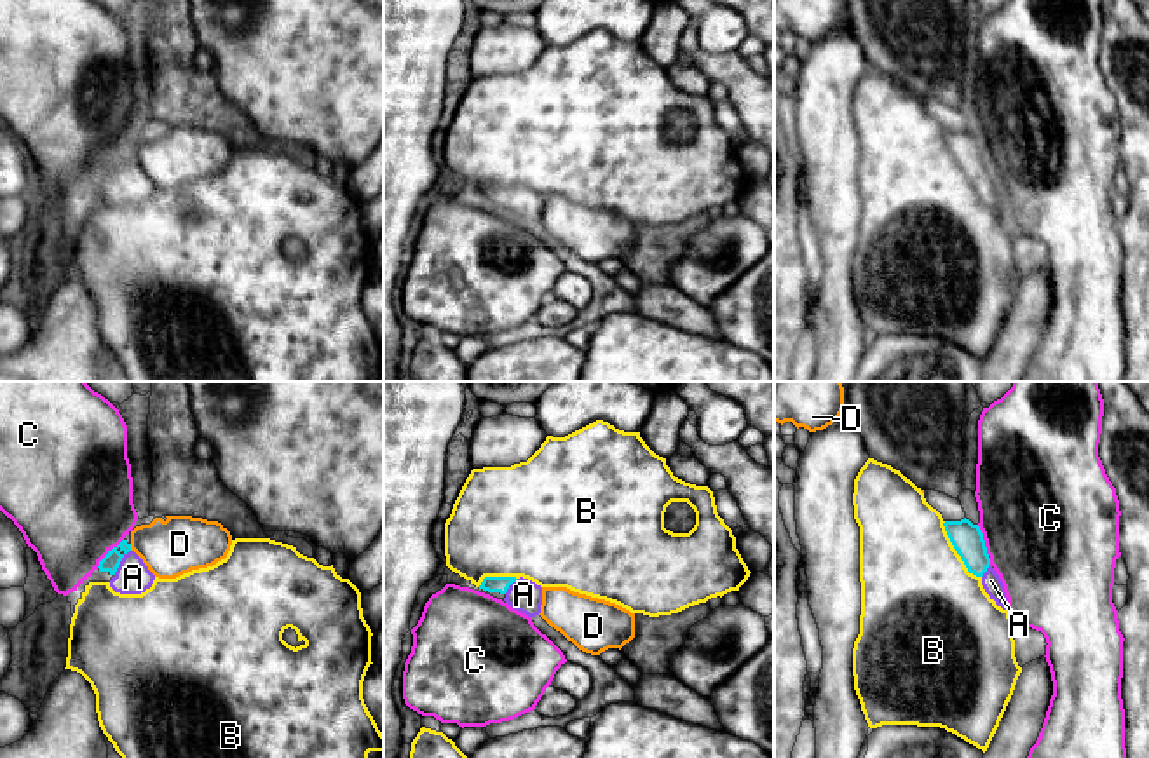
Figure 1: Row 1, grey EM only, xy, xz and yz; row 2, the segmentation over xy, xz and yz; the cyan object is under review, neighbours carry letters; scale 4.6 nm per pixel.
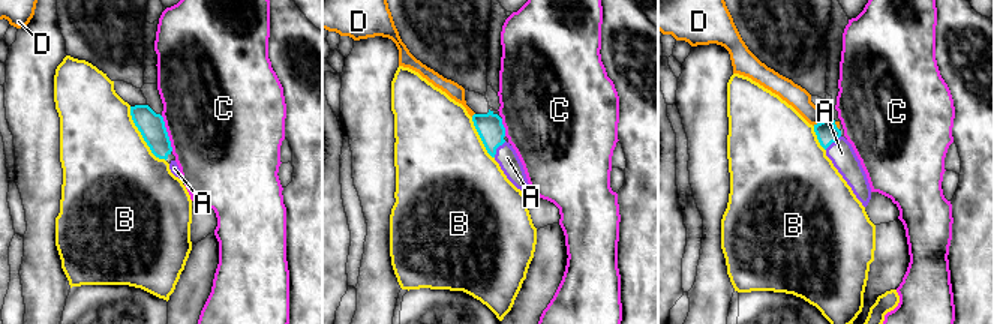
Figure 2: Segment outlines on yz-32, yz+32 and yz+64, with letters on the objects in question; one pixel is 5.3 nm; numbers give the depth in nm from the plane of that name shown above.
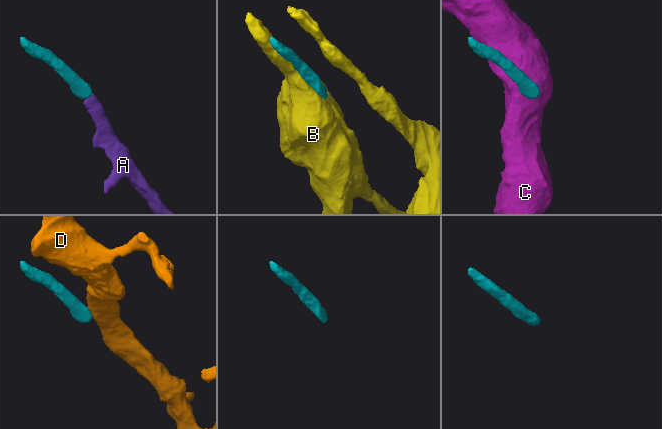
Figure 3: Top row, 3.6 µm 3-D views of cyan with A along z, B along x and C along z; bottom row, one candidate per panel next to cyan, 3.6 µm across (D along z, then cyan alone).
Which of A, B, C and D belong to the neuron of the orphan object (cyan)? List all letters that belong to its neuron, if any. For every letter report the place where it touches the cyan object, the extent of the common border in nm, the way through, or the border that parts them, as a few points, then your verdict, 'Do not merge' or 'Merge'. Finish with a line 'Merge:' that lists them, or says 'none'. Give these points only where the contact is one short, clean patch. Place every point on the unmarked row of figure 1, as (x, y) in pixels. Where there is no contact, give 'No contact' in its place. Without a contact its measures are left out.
A: Touches cyan at xy (121, 169). Shared border 140 nm. Path across: xy (112, 169), (121, 169), (133, 187). Merge
B: Touches cyan at yz (958, 162). Shared border 320 nm. Do not merge
C: Touches cyan at xy (108, 162). Shared border 180 nm. Boundary: xy (122, 148), (96, 176). Do not merge
D: Touches cyan at xy (129, 157). Shared border 30 nm. Boundary: xy (129, 154), (131, 159). Do not merge
Merge: A

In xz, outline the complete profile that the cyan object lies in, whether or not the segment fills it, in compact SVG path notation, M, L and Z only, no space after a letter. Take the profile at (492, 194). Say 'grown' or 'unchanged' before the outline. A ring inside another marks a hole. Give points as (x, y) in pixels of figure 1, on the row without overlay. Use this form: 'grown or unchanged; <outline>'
grown; M485 186L479 199L504 204L506 206L504 211L511 218L528 227L535 227L541 223L542 197L528 188Z

